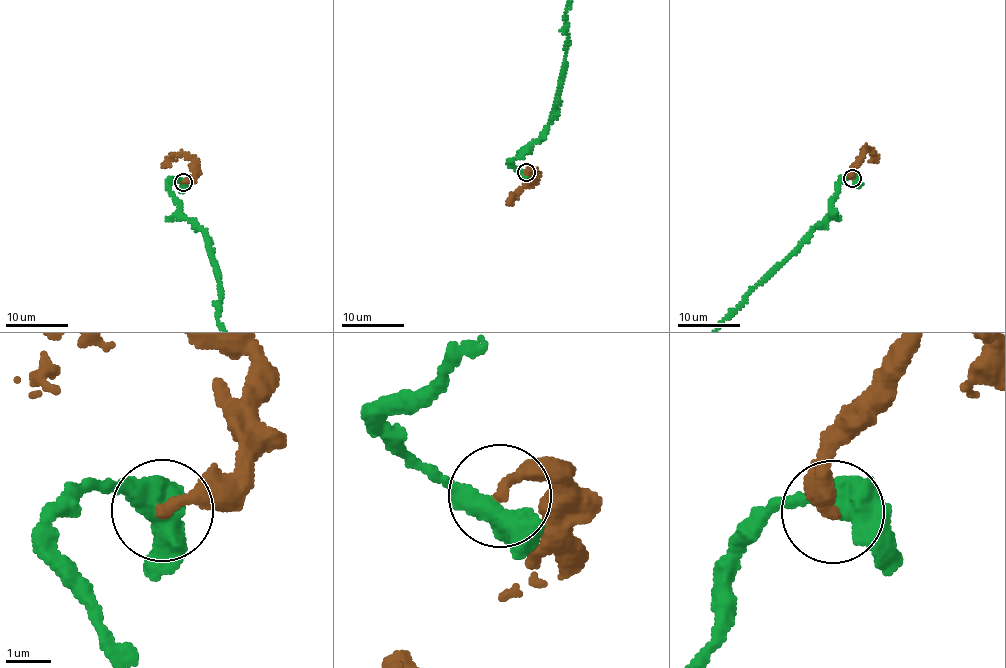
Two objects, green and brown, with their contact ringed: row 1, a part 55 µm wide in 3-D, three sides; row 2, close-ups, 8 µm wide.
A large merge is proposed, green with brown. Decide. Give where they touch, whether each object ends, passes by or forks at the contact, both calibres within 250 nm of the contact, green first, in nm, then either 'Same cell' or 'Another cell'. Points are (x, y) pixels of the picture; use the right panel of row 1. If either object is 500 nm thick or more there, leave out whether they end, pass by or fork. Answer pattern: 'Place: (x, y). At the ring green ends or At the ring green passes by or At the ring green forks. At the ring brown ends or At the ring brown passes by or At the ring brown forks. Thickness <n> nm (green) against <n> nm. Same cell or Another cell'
Place: (852, 178). Thickness 550 nm (green) against 240 nm. Another cell

